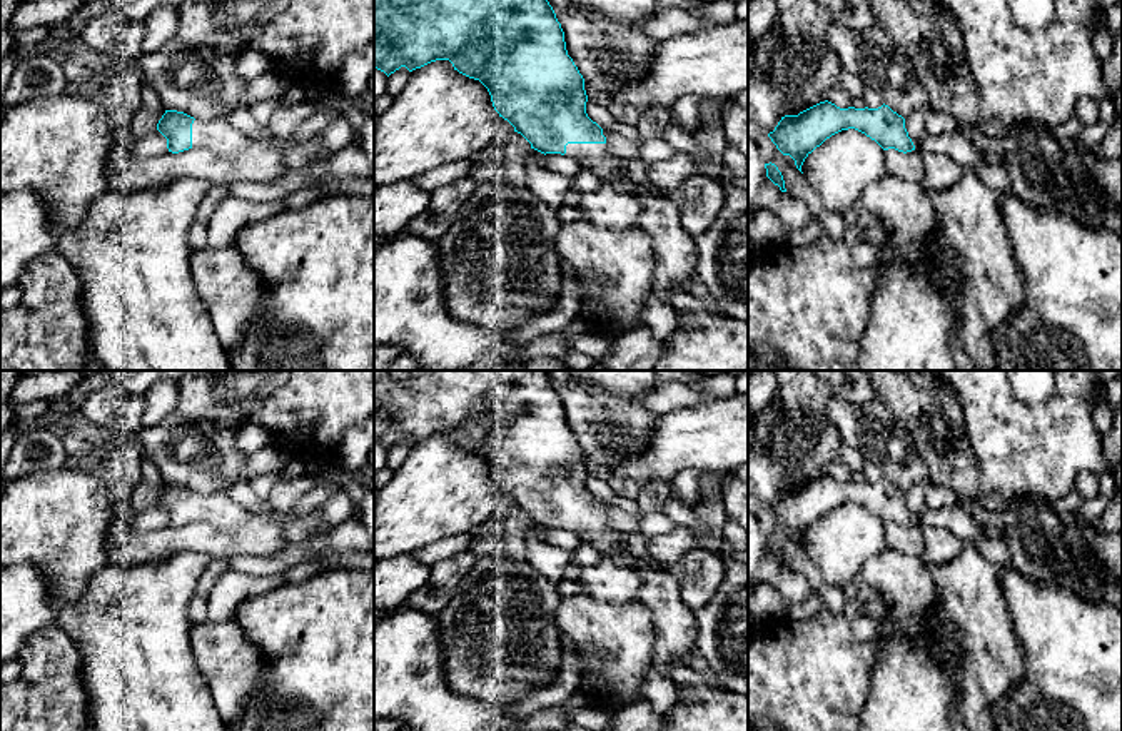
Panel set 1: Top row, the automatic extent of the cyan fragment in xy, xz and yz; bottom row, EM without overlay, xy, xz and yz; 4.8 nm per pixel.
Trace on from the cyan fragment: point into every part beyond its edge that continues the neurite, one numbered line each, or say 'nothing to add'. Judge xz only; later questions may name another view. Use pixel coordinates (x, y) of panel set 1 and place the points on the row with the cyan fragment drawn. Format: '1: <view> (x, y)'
1: xz (675, 252)

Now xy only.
1: xy (217, 136)

